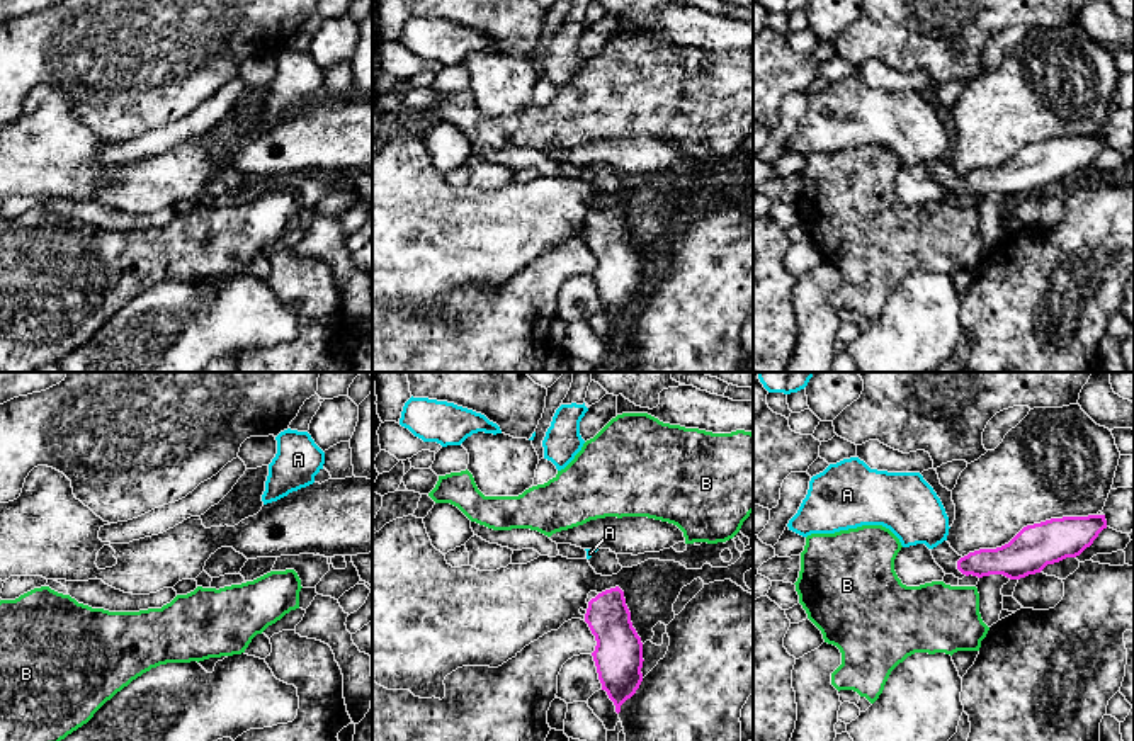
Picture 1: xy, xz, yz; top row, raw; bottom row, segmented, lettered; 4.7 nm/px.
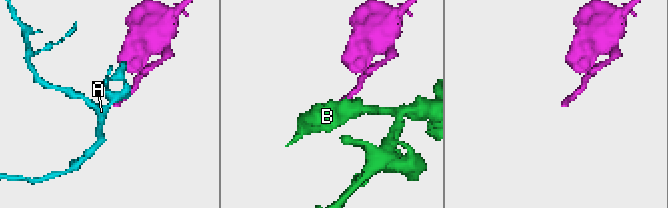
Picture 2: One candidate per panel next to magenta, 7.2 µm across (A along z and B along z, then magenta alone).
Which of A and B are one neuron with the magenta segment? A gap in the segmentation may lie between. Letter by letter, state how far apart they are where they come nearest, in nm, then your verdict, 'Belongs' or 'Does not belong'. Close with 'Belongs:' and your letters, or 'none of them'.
A: Distance 110 nm. Belongs
B: Distance 50 nm. Does not belong
Belongs: A

